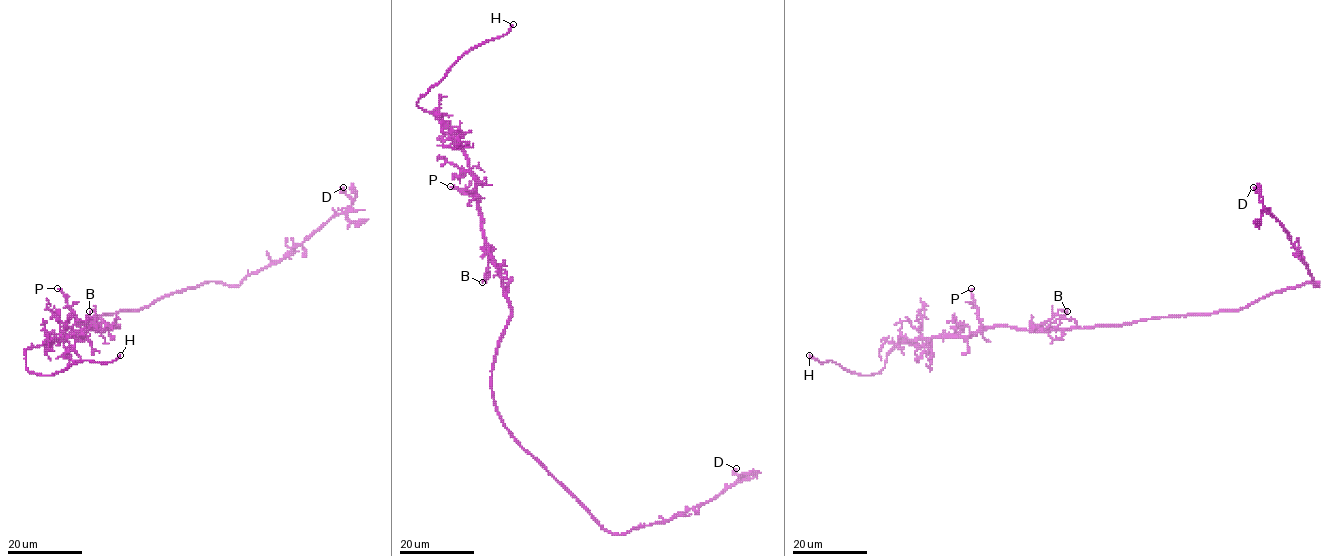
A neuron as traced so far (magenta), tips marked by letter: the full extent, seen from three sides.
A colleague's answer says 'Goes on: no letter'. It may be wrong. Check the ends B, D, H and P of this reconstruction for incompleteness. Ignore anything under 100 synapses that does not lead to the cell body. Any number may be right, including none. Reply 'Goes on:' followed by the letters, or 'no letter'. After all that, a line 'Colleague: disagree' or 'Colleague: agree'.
Goes on: H
Colleague: disagree

